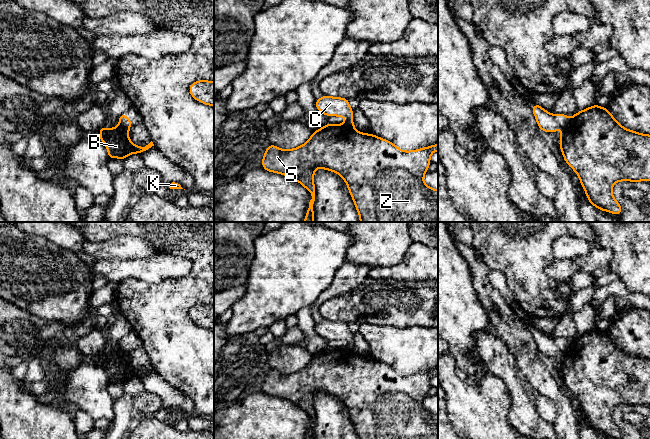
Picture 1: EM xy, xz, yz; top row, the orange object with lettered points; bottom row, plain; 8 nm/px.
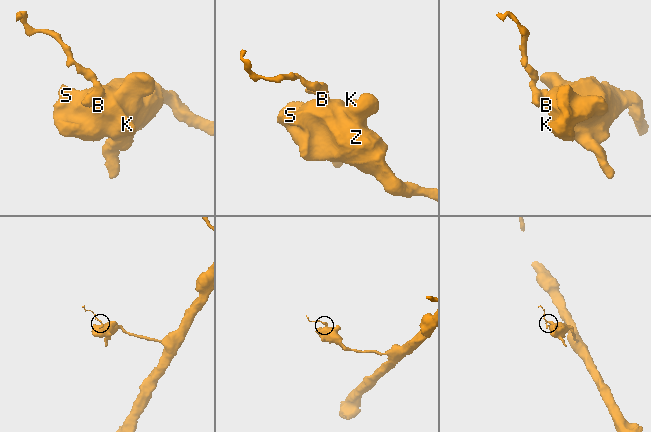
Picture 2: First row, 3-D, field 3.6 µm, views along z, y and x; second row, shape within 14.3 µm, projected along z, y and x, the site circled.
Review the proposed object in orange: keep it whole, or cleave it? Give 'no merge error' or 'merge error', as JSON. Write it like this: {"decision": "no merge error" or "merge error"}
{"decision": "merge error"}

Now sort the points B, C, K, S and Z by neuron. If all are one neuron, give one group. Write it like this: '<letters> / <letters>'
B K S Z / C

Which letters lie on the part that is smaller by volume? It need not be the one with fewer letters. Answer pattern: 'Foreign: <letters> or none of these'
Foreign: C

